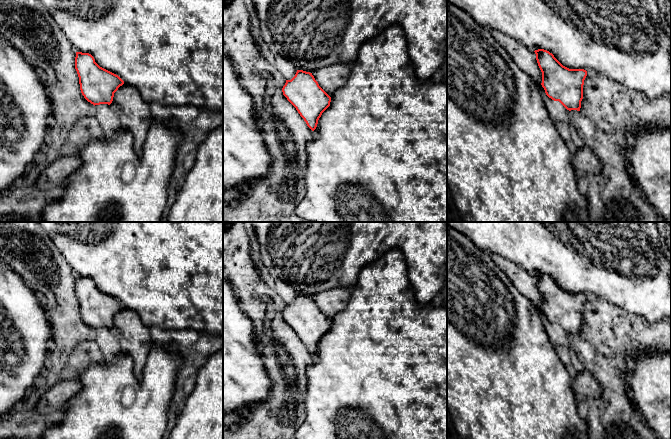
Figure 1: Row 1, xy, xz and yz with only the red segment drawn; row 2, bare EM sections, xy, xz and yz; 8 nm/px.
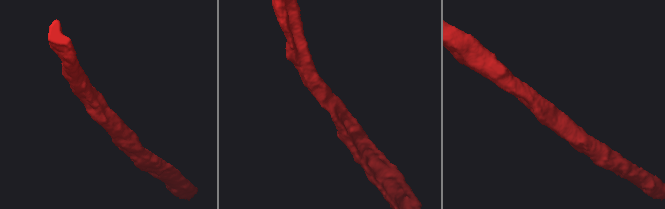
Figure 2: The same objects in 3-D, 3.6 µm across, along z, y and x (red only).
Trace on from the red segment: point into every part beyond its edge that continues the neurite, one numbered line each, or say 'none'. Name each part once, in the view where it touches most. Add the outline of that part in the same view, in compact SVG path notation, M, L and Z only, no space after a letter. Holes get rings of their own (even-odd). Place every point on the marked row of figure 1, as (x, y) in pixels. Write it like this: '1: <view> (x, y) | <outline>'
none

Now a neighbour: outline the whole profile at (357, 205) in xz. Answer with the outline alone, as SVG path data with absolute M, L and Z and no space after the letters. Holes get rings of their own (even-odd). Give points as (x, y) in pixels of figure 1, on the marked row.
M392 24L382 33L364 42L358 51L356 61L351 64L350 75L346 84L337 89L331 96L330 106L322 113L316 129L313 131L315 138L308 143L308 165L305 173L306 194L296 207L296 214L309 222L447 222L447 82L434 84L427 79L420 82L415 74L413 64L408 54L407 40L402 27Z

